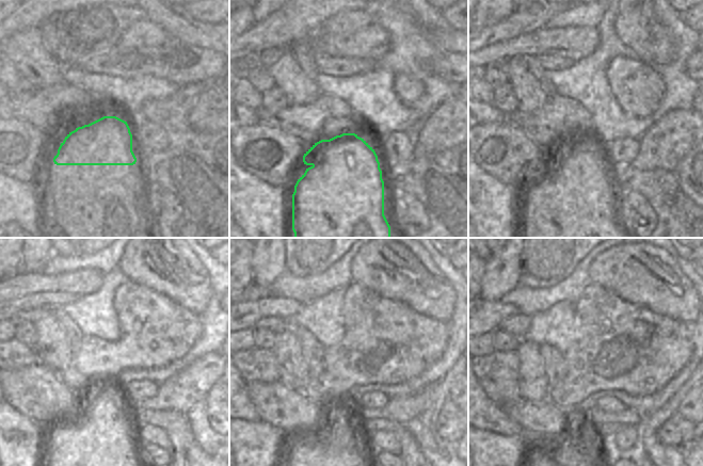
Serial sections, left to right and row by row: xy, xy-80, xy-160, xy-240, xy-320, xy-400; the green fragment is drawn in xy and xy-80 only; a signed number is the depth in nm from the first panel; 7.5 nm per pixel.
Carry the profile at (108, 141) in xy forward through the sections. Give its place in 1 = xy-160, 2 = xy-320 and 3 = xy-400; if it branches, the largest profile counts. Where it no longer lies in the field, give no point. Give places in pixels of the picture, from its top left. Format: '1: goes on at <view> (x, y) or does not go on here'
1: goes on at xy-160 (570, 215)
2: goes on at xy-320 (337, 454)
3: goes on at xy-400 (540, 454)

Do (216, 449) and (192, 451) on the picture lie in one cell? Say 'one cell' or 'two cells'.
two cells

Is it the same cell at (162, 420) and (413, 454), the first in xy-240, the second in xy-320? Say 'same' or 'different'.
same

